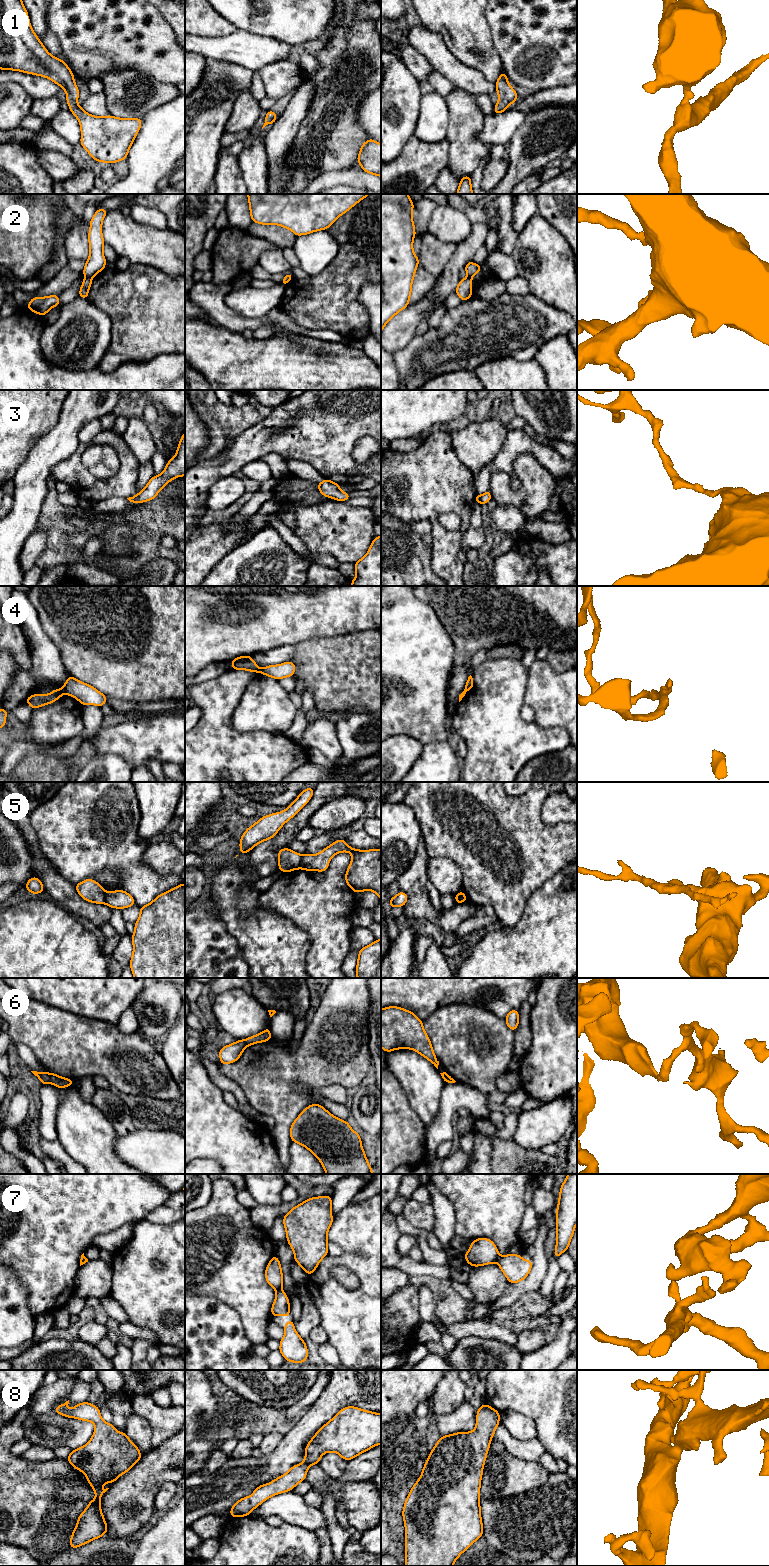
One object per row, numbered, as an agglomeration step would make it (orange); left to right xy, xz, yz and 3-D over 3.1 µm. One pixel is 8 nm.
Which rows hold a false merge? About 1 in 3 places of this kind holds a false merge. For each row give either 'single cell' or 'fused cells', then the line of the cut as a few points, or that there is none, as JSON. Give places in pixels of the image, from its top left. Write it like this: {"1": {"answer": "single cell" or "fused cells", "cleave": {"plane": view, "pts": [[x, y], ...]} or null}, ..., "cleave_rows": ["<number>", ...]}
{"1": {"answer": "single cell", "cleave": null}, "2": {"answer": "fused cells", "cleave": {"plane": "xy", "pts": [[85, 276], [91, 277]]}}, "3": {"answer": "single cell", "cleave": null}, "4": {"answer": "fused cells", "cleave": {"plane": "xy", "pts": [[61, 689], [64, 692]]}}, "5": {"answer": "fused cells", "cleave": {"plane": "xz", "pts": [[302, 856], [299, 867]]}}, "6": {"answer": "fused cells", "cleave": {"plane": "xy", "pts": [[48, 1073], [50, 1082]]}}, "7": {"answer": "fused cells", "cleave": {"plane": "yz", "pts": [[499, 1256], [496, 1261]]}}, "8": {"answer": "single cell", "cleave": null}, "cleave_rows": ["2", "4", "5", "6", "7"]}

